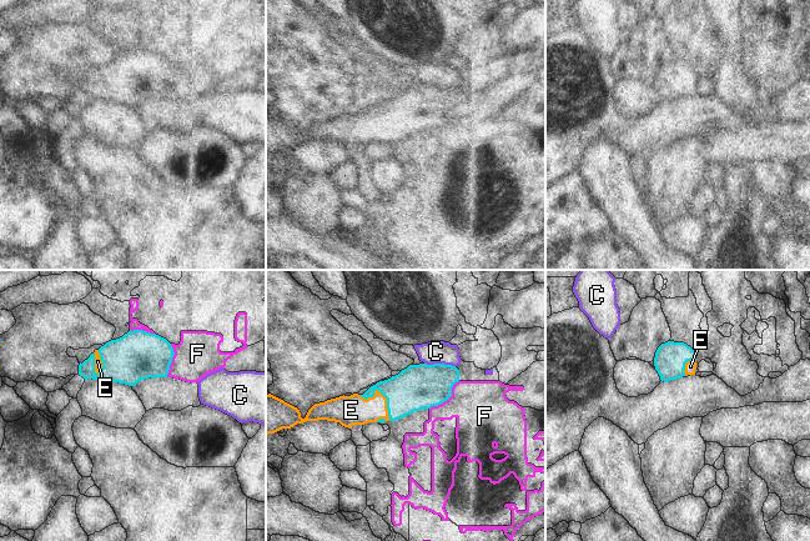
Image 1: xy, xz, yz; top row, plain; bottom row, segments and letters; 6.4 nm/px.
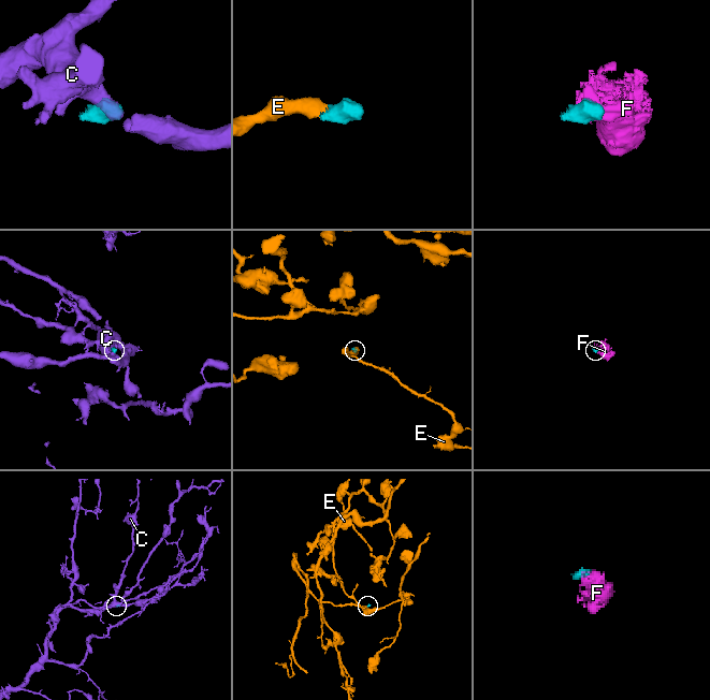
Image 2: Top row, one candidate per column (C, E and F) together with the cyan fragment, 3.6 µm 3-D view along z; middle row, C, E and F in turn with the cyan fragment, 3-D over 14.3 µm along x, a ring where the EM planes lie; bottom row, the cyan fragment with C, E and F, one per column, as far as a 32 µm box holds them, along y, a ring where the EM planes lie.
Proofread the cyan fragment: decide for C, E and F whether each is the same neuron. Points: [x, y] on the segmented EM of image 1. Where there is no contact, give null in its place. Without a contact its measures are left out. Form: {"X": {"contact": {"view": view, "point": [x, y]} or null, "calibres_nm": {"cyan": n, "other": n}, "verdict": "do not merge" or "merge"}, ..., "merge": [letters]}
{"C": {"contact": {"view": "xz", "point": [439, 364]}, "calibres_nm": {"cyan": 280, "other": 140}, "verdict": "do not merge"}, "E": {"contact": {"view": "xz", "point": [382, 394]}, "calibres_nm": {"cyan": 280, "other": 190}, "verdict": "merge"}, "F": {"contact": {"view": "xz", "point": [447, 399]}, "calibres_nm": {"cyan": 280, "other": 360}, "verdict": "do not merge"}, "merge": ["E"]}

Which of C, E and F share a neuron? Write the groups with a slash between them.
C / E / F

